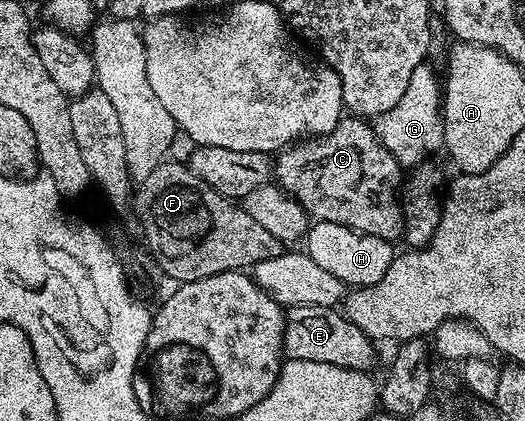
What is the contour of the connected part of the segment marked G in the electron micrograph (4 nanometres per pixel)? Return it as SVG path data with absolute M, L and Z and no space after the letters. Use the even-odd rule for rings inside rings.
M424 61L413 69L409 77L409 86L405 89L401 101L389 109L389 113L376 115L373 120L375 135L393 153L400 168L410 169L419 166L435 150L444 146L443 141L443 104L441 102L441 79L435 76L430 62Z

